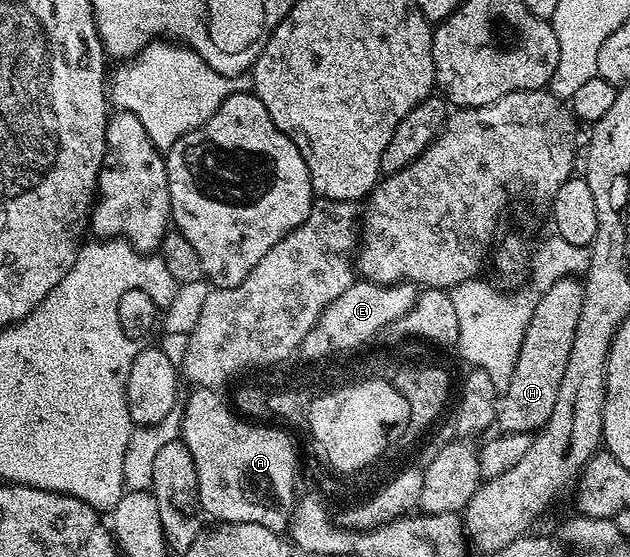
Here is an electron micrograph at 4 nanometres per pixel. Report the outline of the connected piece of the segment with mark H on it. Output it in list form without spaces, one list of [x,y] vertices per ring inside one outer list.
[[[577,277],[561,278],[556,284],[552,284],[552,288],[541,291],[539,298],[542,299],[534,302],[534,311],[524,332],[516,368],[512,368],[512,376],[506,382],[506,389],[501,391],[498,399],[496,426],[501,433],[533,435],[541,430],[544,424],[548,424],[548,416],[552,416],[552,407],[556,404],[558,385],[560,379],[564,377],[564,367],[568,364],[568,352],[572,350],[576,324],[580,320],[582,287],[583,283]]]

